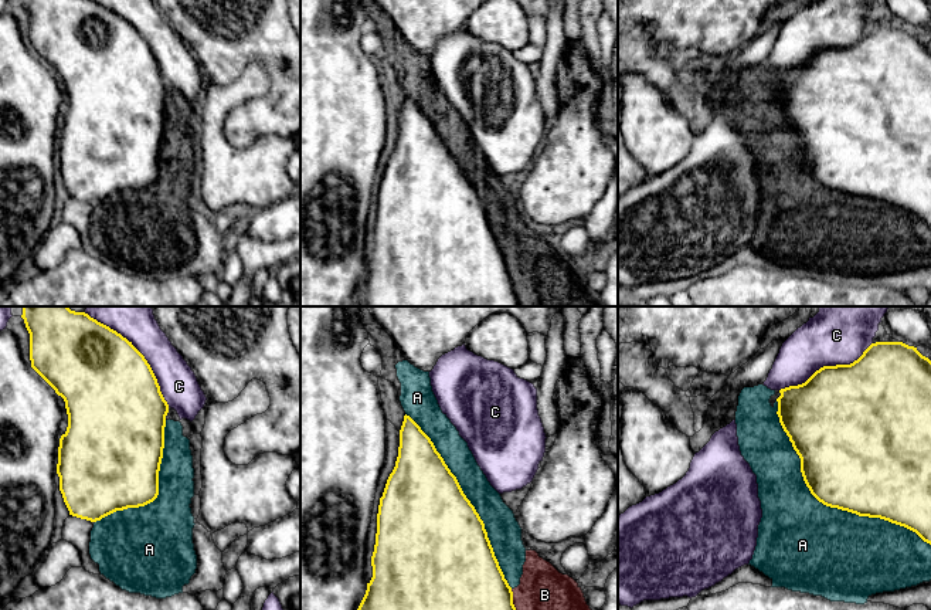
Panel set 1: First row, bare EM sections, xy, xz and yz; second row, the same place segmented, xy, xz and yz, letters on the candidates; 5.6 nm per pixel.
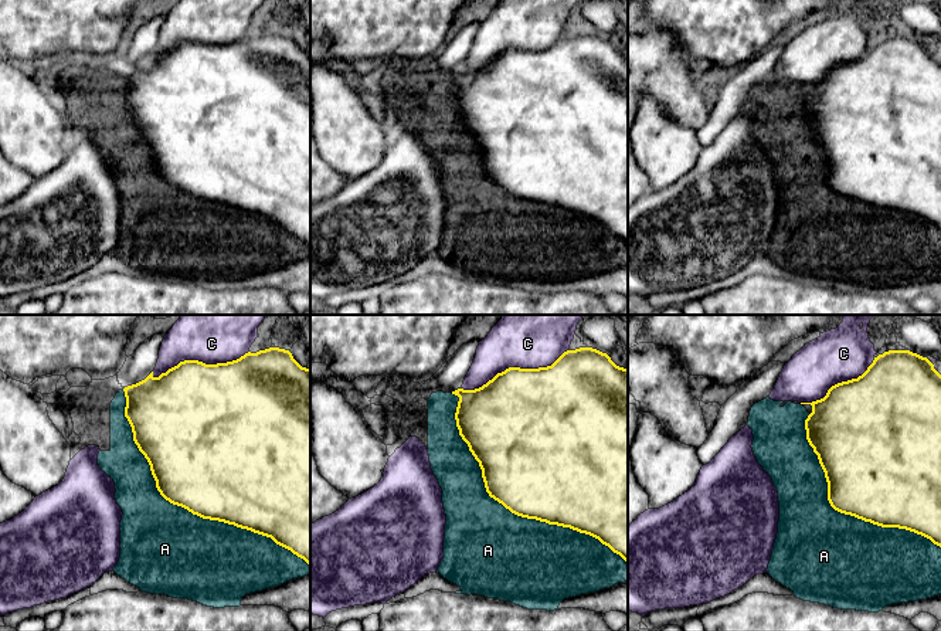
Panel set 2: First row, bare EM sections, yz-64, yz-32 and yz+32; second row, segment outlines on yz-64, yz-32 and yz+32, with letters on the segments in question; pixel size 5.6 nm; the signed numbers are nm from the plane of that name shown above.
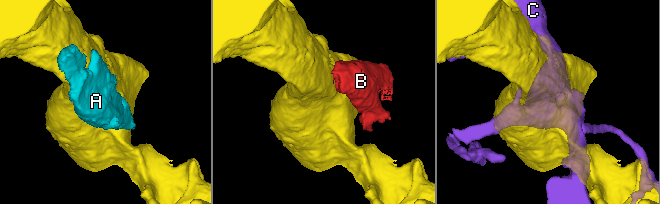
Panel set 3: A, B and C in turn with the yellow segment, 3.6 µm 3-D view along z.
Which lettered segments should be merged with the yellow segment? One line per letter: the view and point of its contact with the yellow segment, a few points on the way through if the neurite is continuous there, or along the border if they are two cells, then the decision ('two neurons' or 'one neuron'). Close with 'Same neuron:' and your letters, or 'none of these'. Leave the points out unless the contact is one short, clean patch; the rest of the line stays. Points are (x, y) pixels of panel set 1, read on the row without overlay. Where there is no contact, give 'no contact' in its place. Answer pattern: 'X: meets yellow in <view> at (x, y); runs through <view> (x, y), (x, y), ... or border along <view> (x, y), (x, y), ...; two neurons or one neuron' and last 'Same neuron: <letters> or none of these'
A: meets yellow in yz at (825, 186); two neurons
B: meets yellow in xz at (513, 288); two neurons
C: meets yellow in xy at (143, 39); two neurons
Same neuron: none of these

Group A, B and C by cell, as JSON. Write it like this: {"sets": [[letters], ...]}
{"sets": [["A", "B"], ["C"]]}

